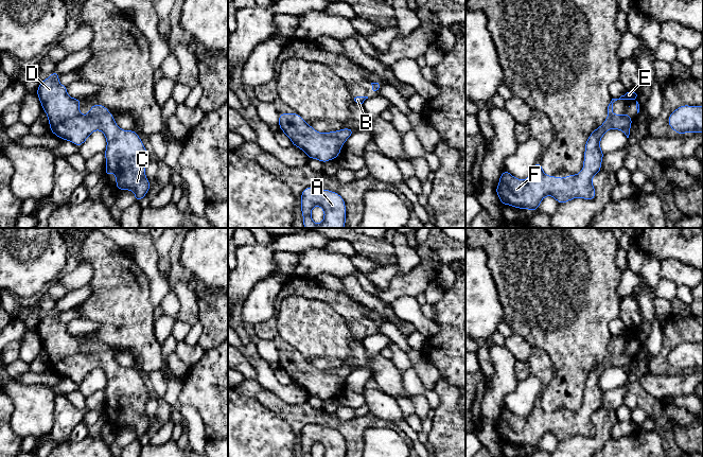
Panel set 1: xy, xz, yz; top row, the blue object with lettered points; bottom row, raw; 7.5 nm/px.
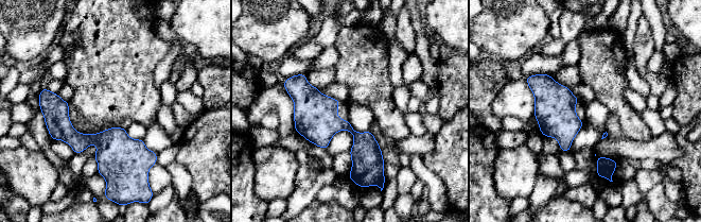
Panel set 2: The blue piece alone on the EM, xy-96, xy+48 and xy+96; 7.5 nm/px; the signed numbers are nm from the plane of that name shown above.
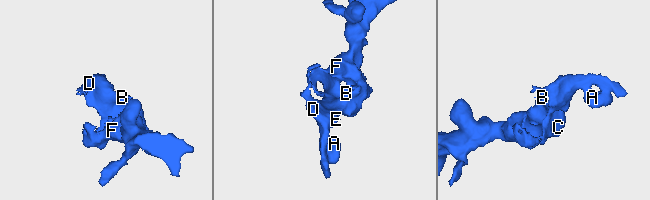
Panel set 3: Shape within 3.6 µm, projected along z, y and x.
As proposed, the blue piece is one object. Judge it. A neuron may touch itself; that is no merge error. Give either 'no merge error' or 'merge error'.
no merge error

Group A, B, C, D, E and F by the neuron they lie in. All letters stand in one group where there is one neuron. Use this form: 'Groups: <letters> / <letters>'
Groups: A B C D E F

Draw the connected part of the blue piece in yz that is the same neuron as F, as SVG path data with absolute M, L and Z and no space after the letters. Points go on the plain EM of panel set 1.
M627 329L619 336L612 336L608 344L608 355L601 364L592 369L585 380L583 406L577 412L569 411L559 416L548 414L542 407L541 400L537 399L527 417L519 417L504 407L495 426L502 442L509 442L517 446L539 447L545 434L552 434L559 441L564 441L574 436L593 438L596 428L593 415L601 408L604 390L600 387L600 377L603 372L612 367L621 368L629 375L633 356L629 351L614 352L613 340L617 337L637 337L637 329Z

